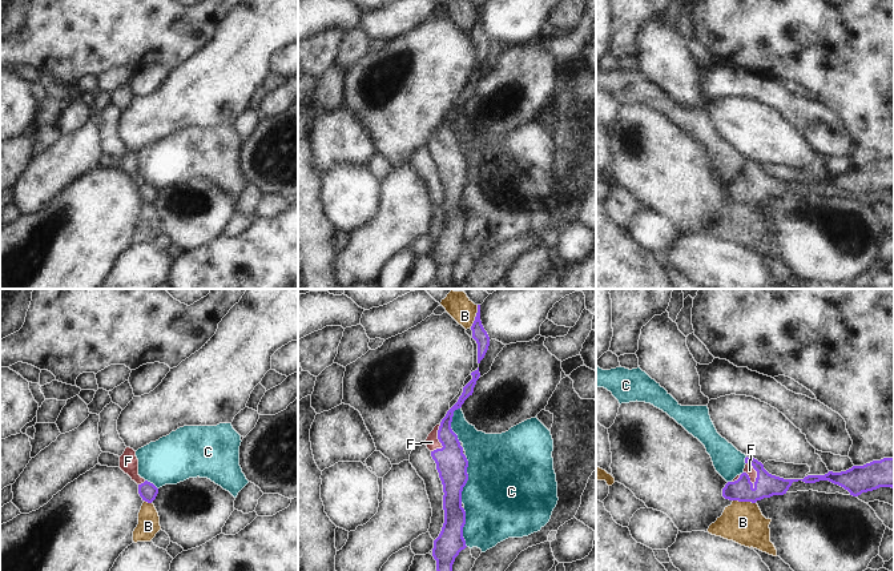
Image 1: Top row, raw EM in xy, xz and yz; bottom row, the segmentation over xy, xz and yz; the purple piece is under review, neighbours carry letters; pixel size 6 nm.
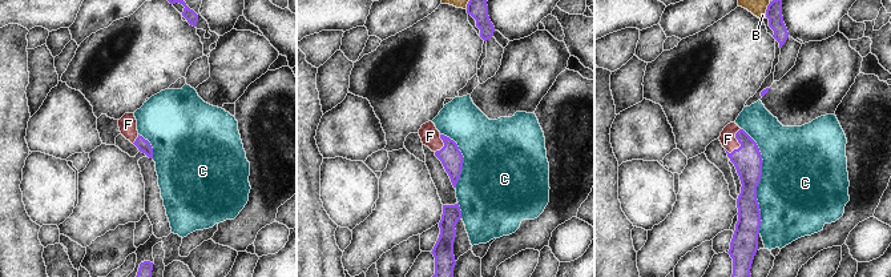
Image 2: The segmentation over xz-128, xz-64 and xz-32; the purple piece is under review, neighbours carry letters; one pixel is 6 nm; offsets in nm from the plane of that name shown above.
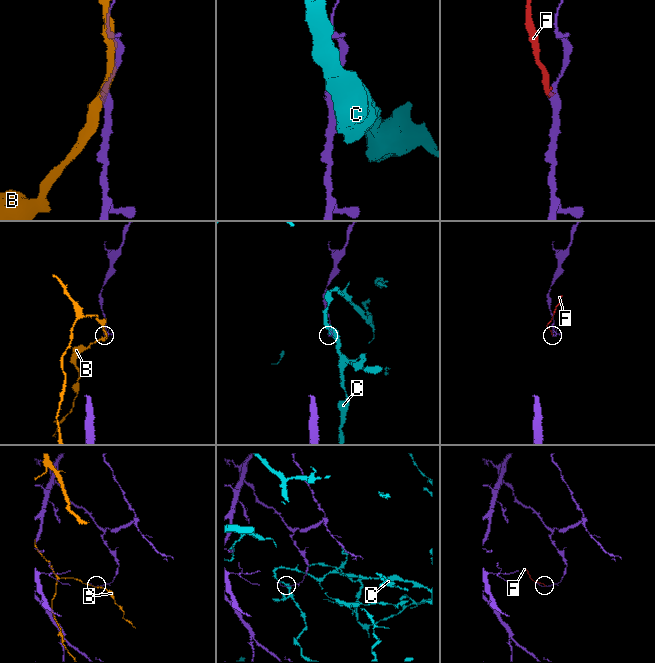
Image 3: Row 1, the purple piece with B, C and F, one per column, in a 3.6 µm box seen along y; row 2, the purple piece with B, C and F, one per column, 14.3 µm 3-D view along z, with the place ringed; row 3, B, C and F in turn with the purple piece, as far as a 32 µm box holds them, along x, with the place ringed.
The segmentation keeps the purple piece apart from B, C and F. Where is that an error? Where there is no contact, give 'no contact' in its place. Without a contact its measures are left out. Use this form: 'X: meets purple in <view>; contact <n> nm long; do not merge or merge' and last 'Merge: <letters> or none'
B: meets purple in xz; contact 150 nm long; do not merge
C: meets purple in xz; contact 280 nm long; do not merge
F: meets purple in yz; contact 170 nm long; merge
Merge: F

